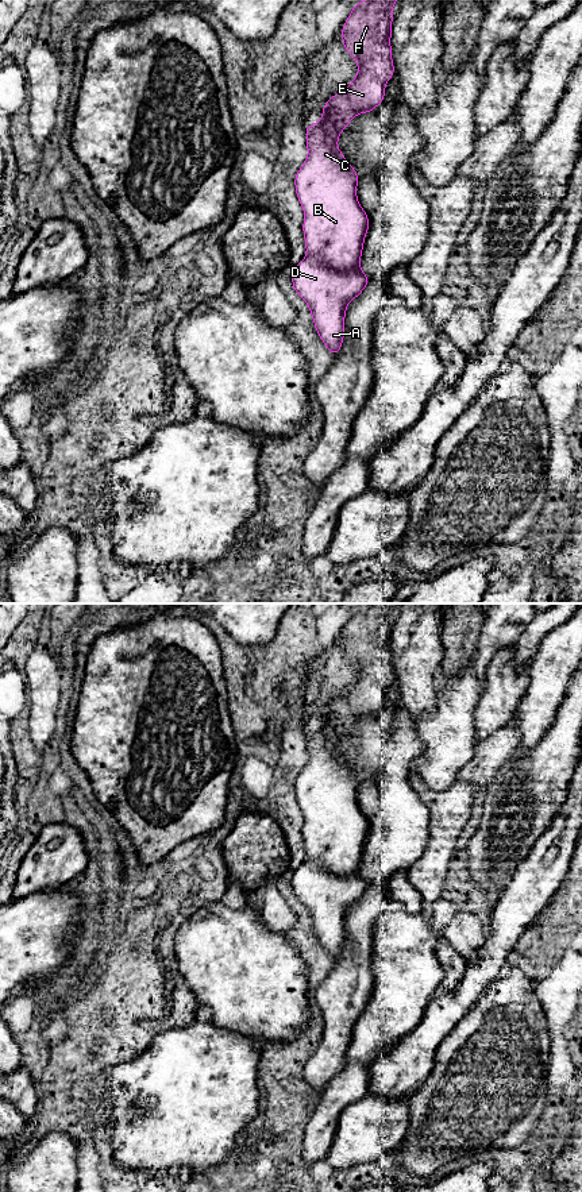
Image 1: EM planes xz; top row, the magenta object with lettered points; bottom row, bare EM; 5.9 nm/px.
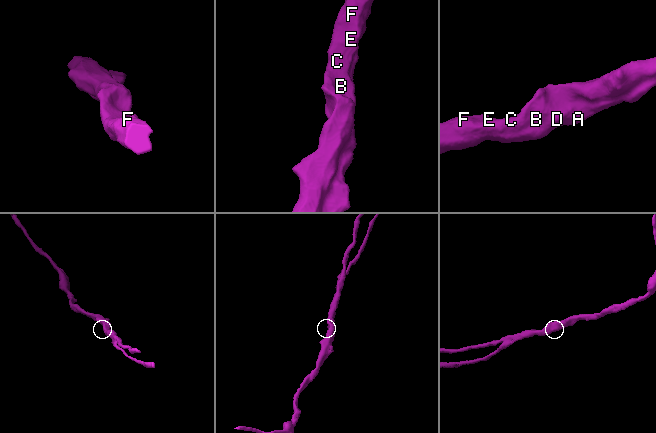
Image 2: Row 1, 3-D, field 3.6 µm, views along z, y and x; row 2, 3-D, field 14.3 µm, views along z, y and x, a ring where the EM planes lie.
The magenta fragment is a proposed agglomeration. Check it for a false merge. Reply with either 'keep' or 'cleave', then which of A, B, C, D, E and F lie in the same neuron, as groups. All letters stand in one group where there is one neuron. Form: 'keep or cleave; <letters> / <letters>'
cleave; A D / B C E F

